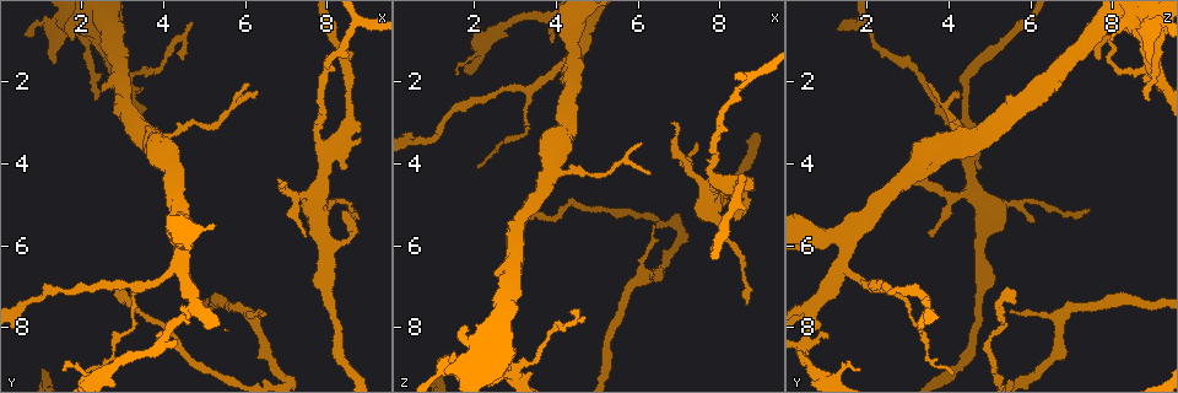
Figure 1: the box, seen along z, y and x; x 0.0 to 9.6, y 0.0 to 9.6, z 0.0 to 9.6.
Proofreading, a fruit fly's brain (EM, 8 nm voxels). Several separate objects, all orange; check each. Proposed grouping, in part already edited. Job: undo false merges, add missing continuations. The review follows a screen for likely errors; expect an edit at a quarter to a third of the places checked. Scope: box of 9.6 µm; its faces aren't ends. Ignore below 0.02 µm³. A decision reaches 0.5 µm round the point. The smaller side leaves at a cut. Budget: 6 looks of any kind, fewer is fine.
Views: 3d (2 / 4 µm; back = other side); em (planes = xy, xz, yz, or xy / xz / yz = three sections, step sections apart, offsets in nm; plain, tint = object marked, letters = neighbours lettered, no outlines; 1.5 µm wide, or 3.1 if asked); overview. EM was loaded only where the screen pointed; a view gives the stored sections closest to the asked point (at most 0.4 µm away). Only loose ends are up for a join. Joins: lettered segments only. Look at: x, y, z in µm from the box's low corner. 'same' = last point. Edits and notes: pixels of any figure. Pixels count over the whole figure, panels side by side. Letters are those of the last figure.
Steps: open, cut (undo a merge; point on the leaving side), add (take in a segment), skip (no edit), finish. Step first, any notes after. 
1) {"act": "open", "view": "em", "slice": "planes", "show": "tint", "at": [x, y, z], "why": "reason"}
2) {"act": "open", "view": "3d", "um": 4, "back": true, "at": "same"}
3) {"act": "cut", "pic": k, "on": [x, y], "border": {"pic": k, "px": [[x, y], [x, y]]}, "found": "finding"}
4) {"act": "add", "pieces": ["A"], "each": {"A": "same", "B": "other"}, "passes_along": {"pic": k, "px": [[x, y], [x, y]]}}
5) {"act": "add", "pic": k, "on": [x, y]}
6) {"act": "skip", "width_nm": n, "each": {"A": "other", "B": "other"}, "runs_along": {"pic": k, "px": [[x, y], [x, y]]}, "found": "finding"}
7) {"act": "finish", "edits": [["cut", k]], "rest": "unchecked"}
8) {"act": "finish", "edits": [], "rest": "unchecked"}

{"act": "open", "view": "3d", "um": 4, "at": [6.35, 2.30, 4.30], "why": "thin end"}

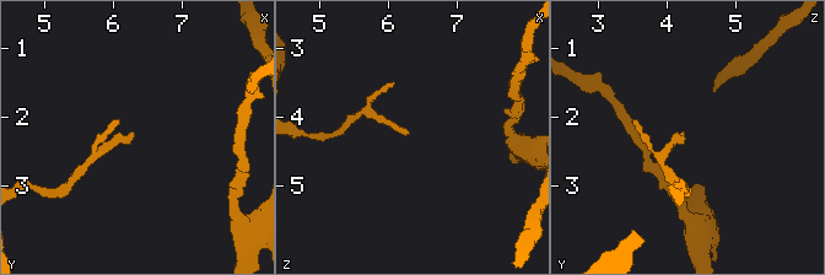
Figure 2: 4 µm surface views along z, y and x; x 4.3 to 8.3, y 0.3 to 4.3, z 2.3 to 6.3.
{"act": "open", "view": "em", "slice": "planes", "show": "letters", "at": [6.30, 2.25, 4.30]}

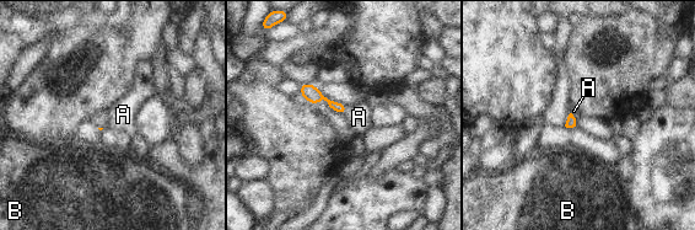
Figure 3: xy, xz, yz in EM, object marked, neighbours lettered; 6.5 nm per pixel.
{"act": "add", "pieces": ["A"], "each": {"A": "same", "B": "other"}, "passes_along": {"pic": 3, "px": [[312, 95], [346, 110], [359, 117]]}, "found": "it goes on there"}

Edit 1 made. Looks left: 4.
{"act": "open", "view": "overview", "why": "redraw"}

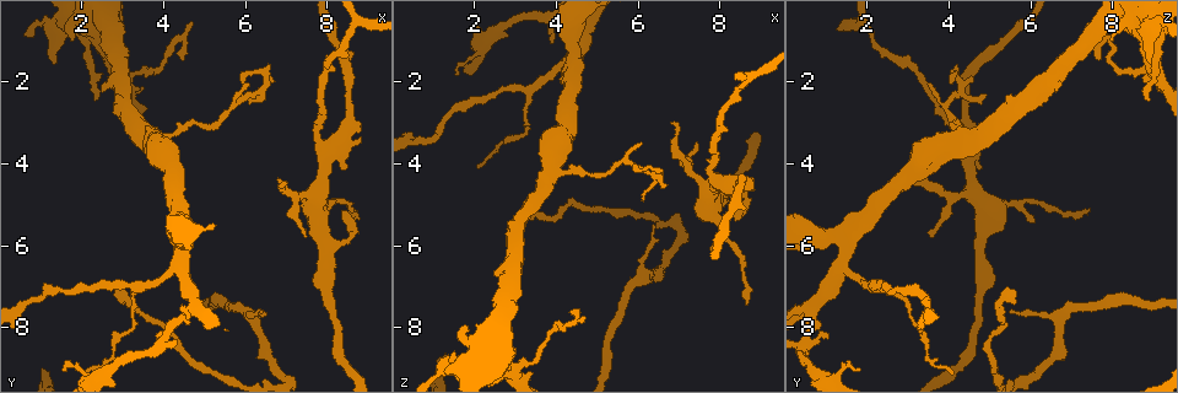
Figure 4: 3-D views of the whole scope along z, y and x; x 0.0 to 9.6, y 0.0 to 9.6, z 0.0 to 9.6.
{"act": "open", "view": "em", "slice": "planes", "show": "letters", "at": [8.45, 4.15, 4.75], "why": "an open end"}

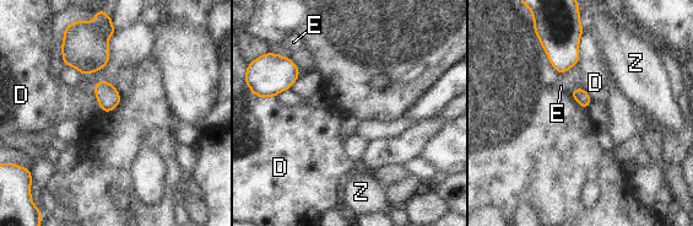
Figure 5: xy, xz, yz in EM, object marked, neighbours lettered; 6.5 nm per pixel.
{"act": "skip", "longest_contact_nm": ["D", 380], "each": {"D": "other", "E": "other", "Z": "other"}, "found": "none of them fits"}

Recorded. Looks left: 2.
{"act": "open", "view": "em", "slice": "planes", "show": "plain", "at": [2.40, 2.40, 8.85], "why": "free end"}

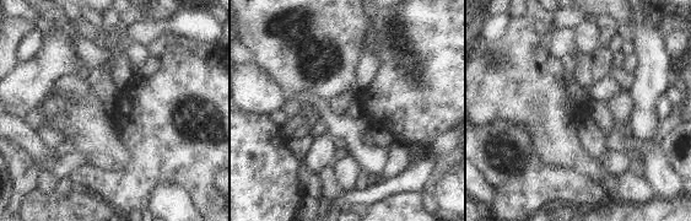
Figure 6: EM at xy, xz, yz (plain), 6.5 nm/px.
{"act": "open", "view": "em", "slice": "planes", "show": "letters", "at": "same"}

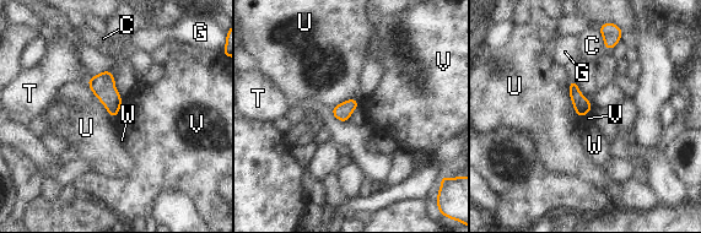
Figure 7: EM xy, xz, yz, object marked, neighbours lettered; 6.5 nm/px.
{"act": "skip", "longest_contact_nm": ["U", 220], "each": {"C": "other", "G": "other", "T": "other", "U": "other", "V": "other", "W": "other"}, "border": {"pic": 7, "px": [[123, 98], [114, 119]]}, "found": "no lettered segment goes on from it"}

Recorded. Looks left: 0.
{"act": "finish", "edits": [["add", 3]], "rest": "unchecked"}

